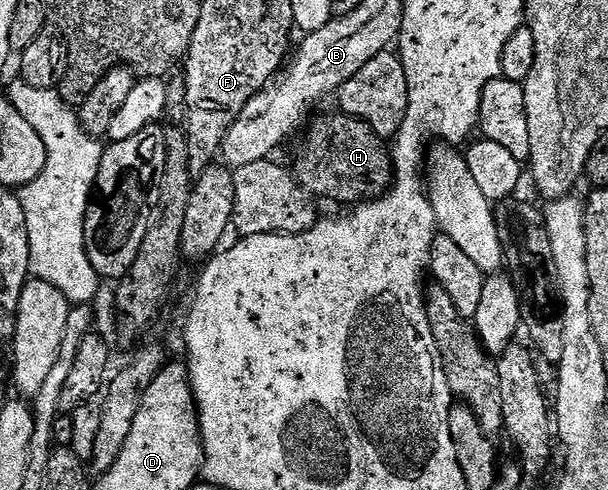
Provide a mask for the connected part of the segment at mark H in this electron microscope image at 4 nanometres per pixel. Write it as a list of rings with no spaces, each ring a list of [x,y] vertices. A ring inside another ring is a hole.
[[[346,113],[338,114],[310,120],[311,128],[309,123],[293,166],[295,180],[319,201],[332,199],[335,203],[358,205],[377,199],[387,192],[393,178],[388,144],[367,123]]]

